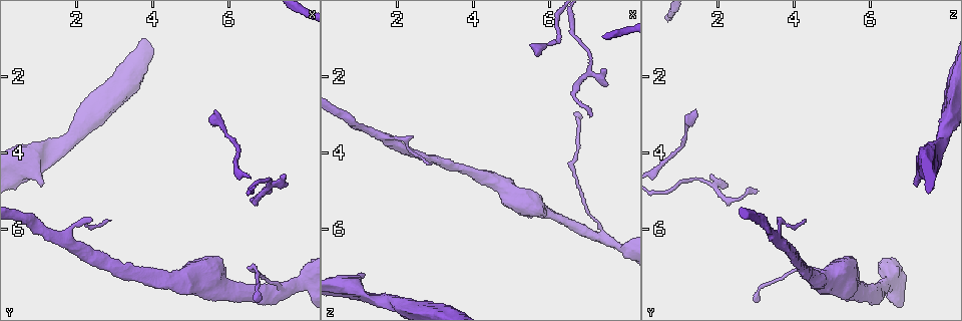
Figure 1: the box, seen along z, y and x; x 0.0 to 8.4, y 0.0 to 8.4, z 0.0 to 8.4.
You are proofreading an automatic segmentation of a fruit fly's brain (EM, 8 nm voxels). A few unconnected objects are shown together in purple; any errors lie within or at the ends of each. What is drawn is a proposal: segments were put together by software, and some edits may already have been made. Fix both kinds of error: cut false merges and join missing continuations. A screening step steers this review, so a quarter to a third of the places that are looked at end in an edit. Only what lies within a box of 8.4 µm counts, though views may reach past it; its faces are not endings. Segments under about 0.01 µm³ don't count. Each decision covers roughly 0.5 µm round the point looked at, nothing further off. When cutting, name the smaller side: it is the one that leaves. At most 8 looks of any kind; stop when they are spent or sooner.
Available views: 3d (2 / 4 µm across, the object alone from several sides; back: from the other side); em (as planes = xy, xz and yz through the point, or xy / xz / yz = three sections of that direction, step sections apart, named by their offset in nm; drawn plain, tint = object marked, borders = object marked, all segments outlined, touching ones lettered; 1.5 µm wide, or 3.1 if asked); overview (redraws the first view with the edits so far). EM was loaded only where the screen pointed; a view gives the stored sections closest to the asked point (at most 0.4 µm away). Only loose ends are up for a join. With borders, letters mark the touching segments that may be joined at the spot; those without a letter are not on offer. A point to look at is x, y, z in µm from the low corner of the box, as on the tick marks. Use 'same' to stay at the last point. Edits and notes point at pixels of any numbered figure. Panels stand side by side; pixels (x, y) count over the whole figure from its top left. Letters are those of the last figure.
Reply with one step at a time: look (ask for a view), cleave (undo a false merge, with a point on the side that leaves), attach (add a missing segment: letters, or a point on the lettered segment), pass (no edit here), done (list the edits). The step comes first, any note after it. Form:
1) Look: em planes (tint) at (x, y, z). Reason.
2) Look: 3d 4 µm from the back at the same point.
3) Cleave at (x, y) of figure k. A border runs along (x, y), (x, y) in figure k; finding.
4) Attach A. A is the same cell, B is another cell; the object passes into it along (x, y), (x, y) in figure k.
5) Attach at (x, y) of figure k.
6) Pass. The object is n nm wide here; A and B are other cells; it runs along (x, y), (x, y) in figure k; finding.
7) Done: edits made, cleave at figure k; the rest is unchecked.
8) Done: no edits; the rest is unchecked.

Look: em planes (borders) at (2.85, 5.75, 4.35). Thin end.

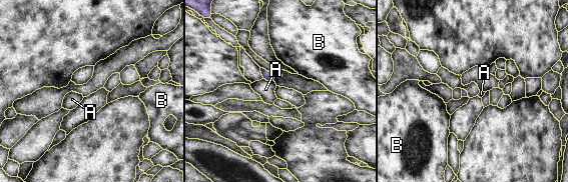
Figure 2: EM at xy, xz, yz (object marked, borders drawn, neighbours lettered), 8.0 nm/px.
Pass. A and B are other cells; a border runs along (262, 78), (274, 83) in figure 2; none of them fits.

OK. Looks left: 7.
Look: em planes (borders) at (1.05, 4.85, 7.20). An open end.

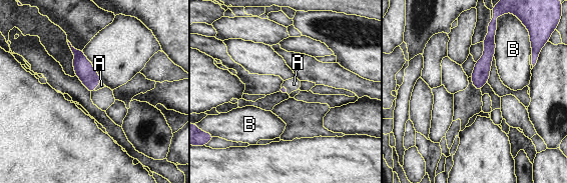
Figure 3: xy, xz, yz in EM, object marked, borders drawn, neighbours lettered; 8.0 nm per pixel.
Attach A. A is the same cell, B is another cell; the object passes into it along (282, 89), (287, 89), (294, 84) in figure 3; it goes on there.

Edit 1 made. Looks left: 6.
Look: overview.

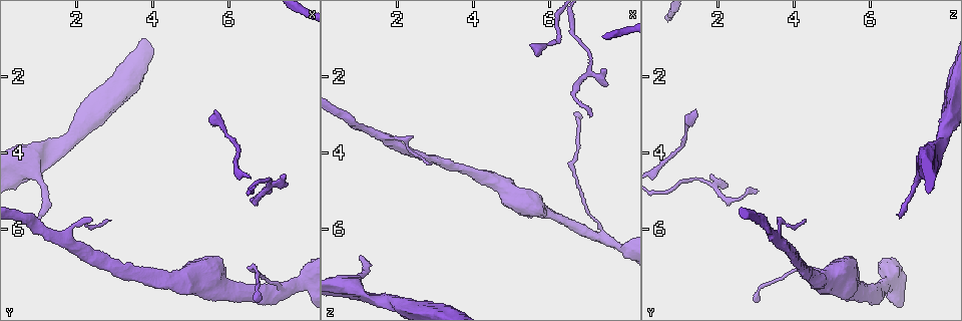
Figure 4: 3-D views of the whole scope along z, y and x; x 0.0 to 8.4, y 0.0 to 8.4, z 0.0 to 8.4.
Look: em xy step 4 (borders) at (6.70, 7.95, 2.95). An open end.

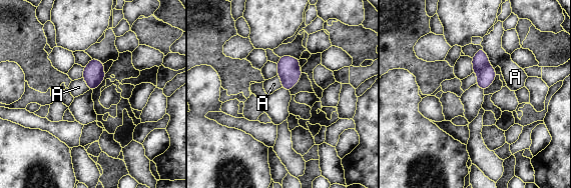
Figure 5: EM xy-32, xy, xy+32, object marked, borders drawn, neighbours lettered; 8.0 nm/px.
Pass. The object is 100 nm wide here; A is another cell; a border runs along (483, 48), (489, 63), (494, 68) in figure 5; none of them fits.

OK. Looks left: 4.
Done: edits made, attach at figure 3; the rest is unchecked.

